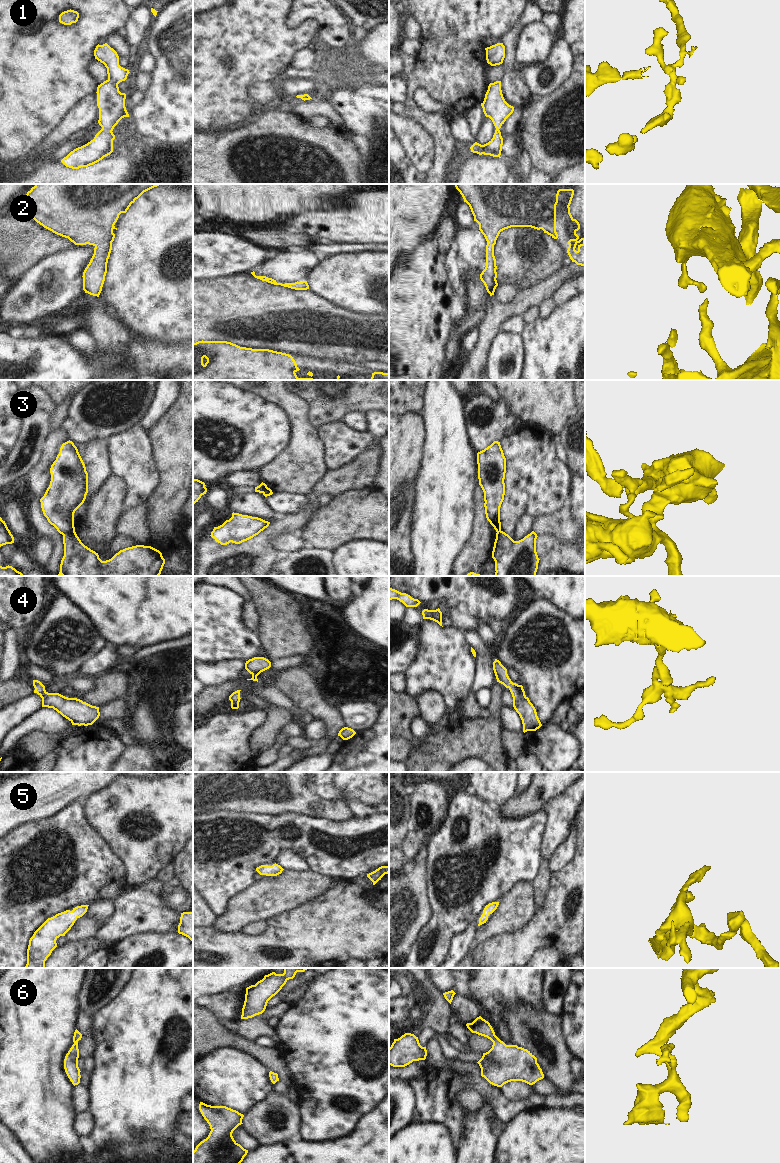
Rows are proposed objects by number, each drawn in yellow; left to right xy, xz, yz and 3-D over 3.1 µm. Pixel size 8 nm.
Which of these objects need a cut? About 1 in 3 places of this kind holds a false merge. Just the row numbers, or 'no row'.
3

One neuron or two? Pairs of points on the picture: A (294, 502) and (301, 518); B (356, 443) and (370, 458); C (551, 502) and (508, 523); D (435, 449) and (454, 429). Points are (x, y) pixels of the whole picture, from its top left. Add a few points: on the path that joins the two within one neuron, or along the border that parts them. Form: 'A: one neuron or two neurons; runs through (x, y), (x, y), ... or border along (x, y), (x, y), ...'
A: two neurons; border along (310, 496), (310, 501), (296, 513), (282, 516)
B: two neurons; border along (378, 441), (356, 459), (344, 465)
C: one neuron; runs through (540, 502), (527, 502), (517, 512)
D: one neuron; runs through (441, 446), (447, 440), (448, 435)

